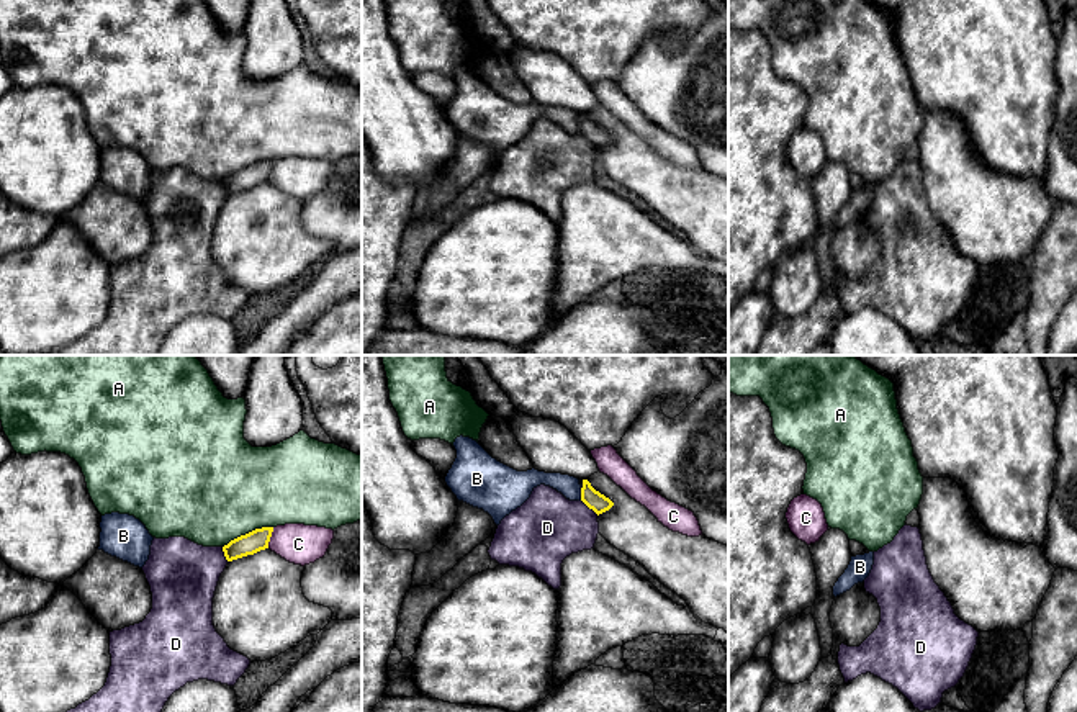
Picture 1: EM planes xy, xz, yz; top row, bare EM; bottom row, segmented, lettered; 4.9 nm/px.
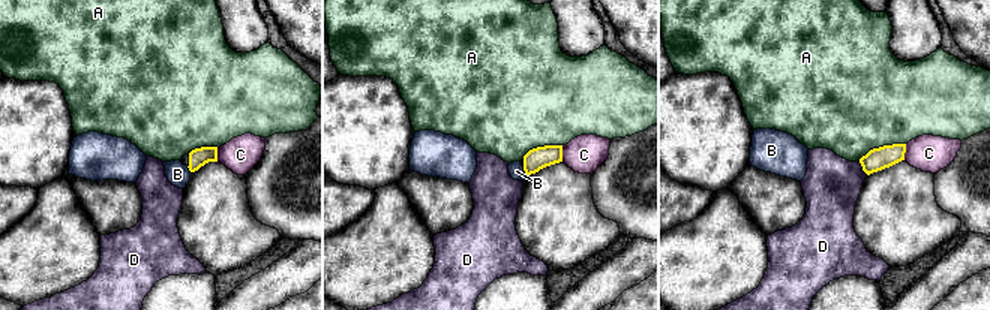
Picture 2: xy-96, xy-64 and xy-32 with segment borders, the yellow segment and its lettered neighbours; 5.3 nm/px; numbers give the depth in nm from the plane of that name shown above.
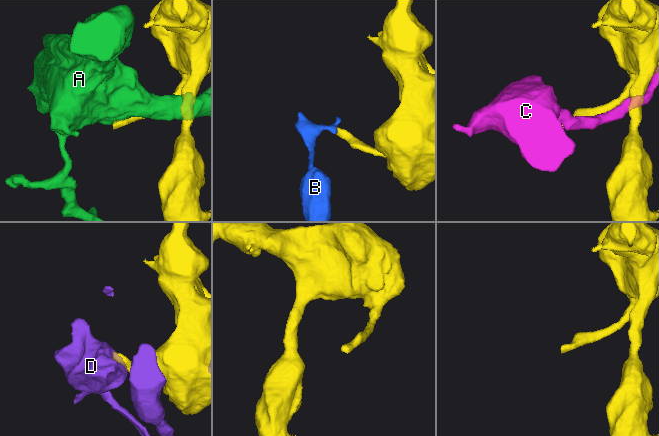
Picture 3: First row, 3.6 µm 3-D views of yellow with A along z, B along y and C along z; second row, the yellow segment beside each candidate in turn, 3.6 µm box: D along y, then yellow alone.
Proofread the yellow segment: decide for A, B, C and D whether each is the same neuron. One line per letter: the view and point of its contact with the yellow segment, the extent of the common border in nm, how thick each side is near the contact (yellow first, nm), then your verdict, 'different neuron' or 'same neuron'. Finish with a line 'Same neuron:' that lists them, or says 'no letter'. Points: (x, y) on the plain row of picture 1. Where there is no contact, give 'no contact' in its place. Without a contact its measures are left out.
A: xy (249, 166) | 260 nm | 110/500 nm | different neuron
B: xz (581, 128) | 60 nm | 90/100 nm | different neuron
C: xy (269, 171) | 110 nm | 110/200 nm | different neuron
D: xz (590, 141) | 120 nm | 90/340 nm | different neuron
Same neuron: no letter

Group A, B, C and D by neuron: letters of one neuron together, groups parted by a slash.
A / B / C / D

